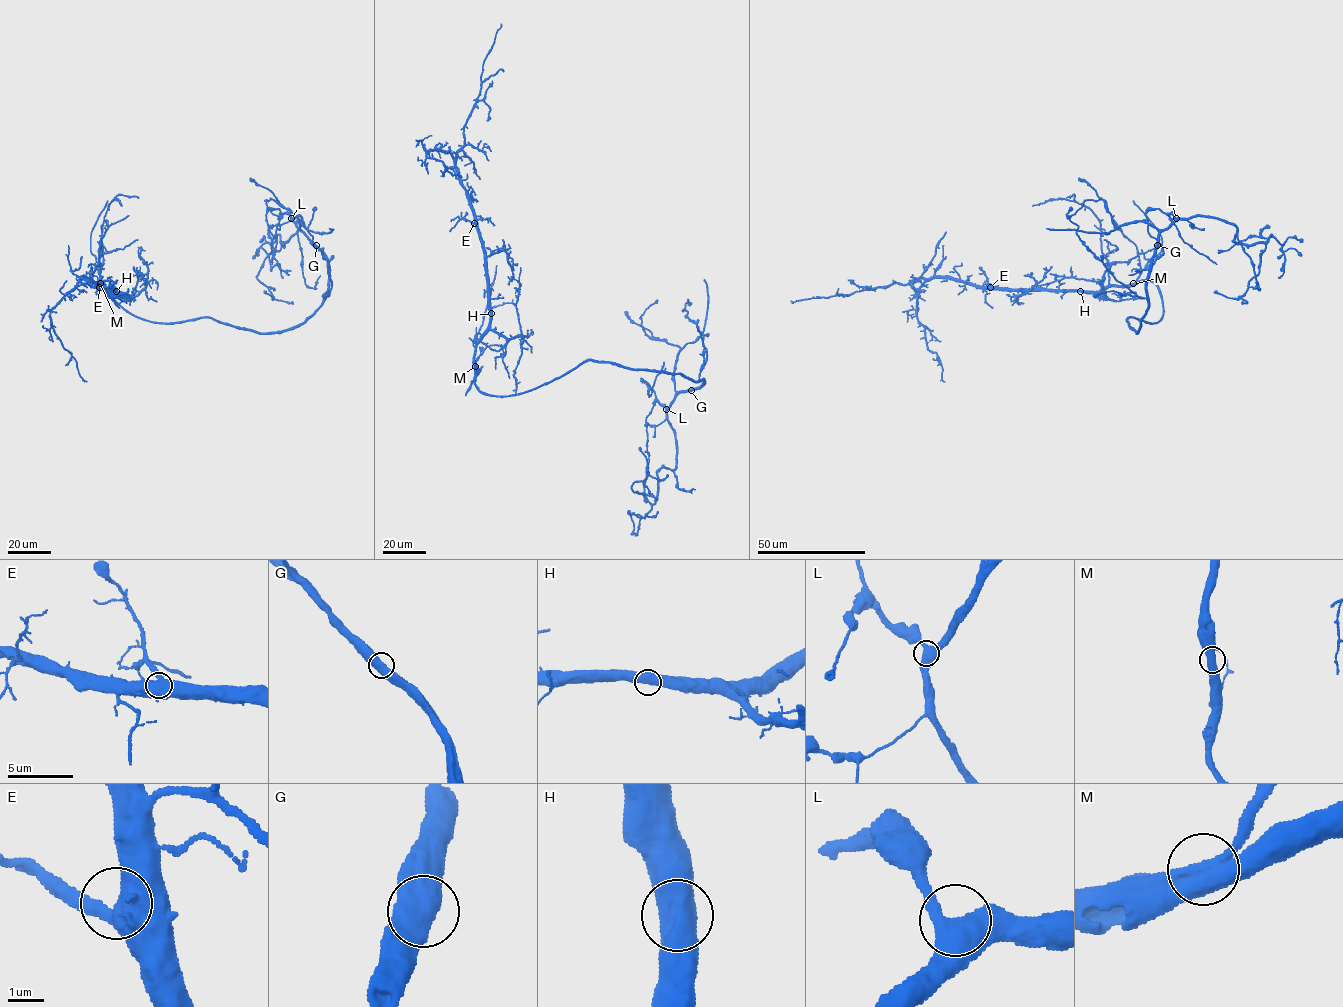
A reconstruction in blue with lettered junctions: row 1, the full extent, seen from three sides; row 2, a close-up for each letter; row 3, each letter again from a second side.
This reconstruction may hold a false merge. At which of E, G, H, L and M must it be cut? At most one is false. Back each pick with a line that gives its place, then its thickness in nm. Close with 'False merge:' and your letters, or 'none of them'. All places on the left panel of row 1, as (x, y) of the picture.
False merge: none of them

